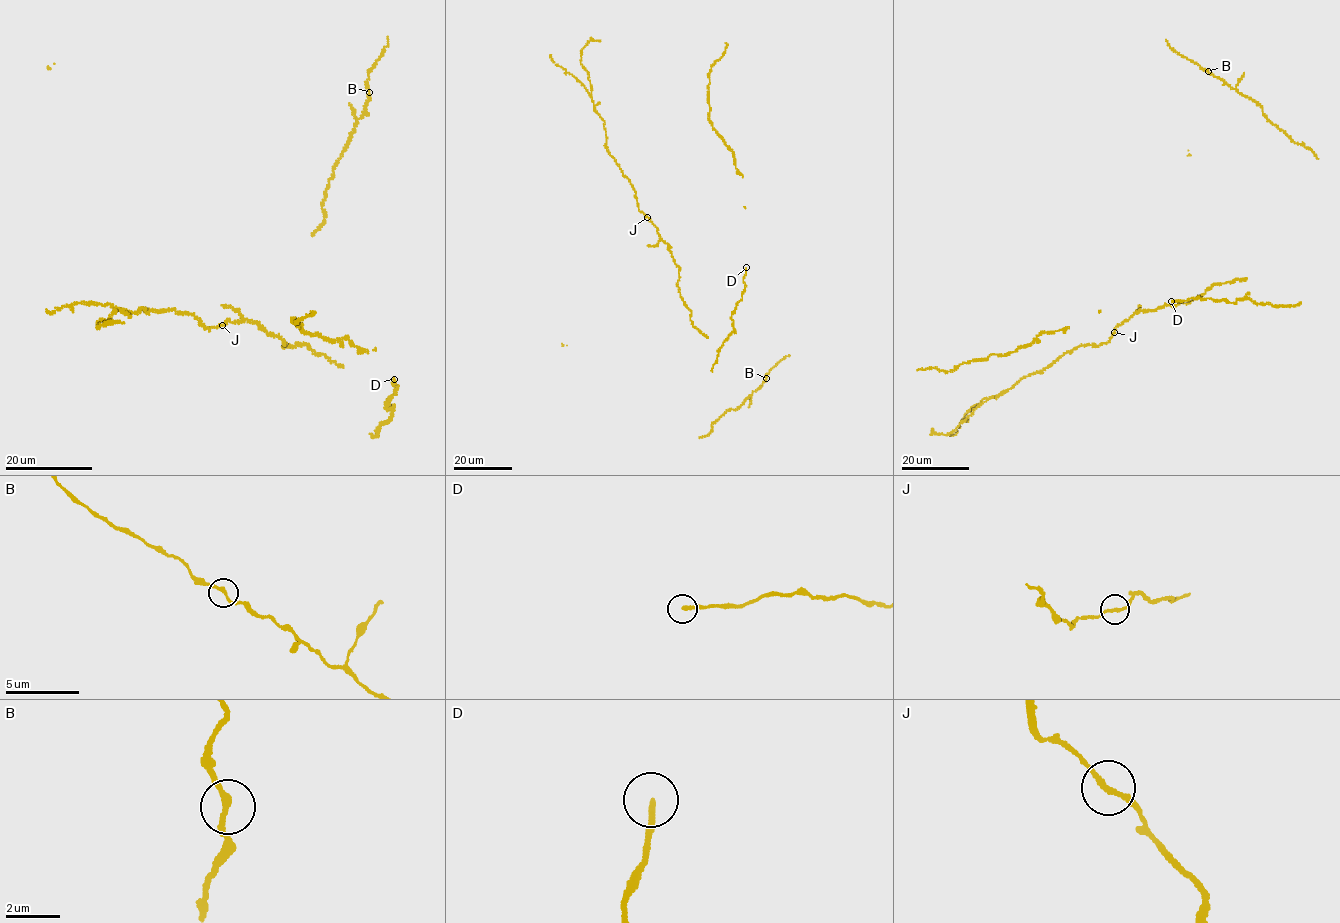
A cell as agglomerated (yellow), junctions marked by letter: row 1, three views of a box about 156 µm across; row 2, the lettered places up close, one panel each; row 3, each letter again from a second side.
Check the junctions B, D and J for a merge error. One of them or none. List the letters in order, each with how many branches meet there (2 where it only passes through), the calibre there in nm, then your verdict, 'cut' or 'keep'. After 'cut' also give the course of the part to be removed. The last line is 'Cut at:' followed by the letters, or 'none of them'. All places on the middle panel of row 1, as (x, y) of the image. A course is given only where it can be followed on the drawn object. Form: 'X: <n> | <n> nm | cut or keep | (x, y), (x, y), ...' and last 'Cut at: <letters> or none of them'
B: 2 | 200 nm | keep
D: 1 | 240 nm | keep
J: 2 | 190 nm | keep
Cut at: none of them

